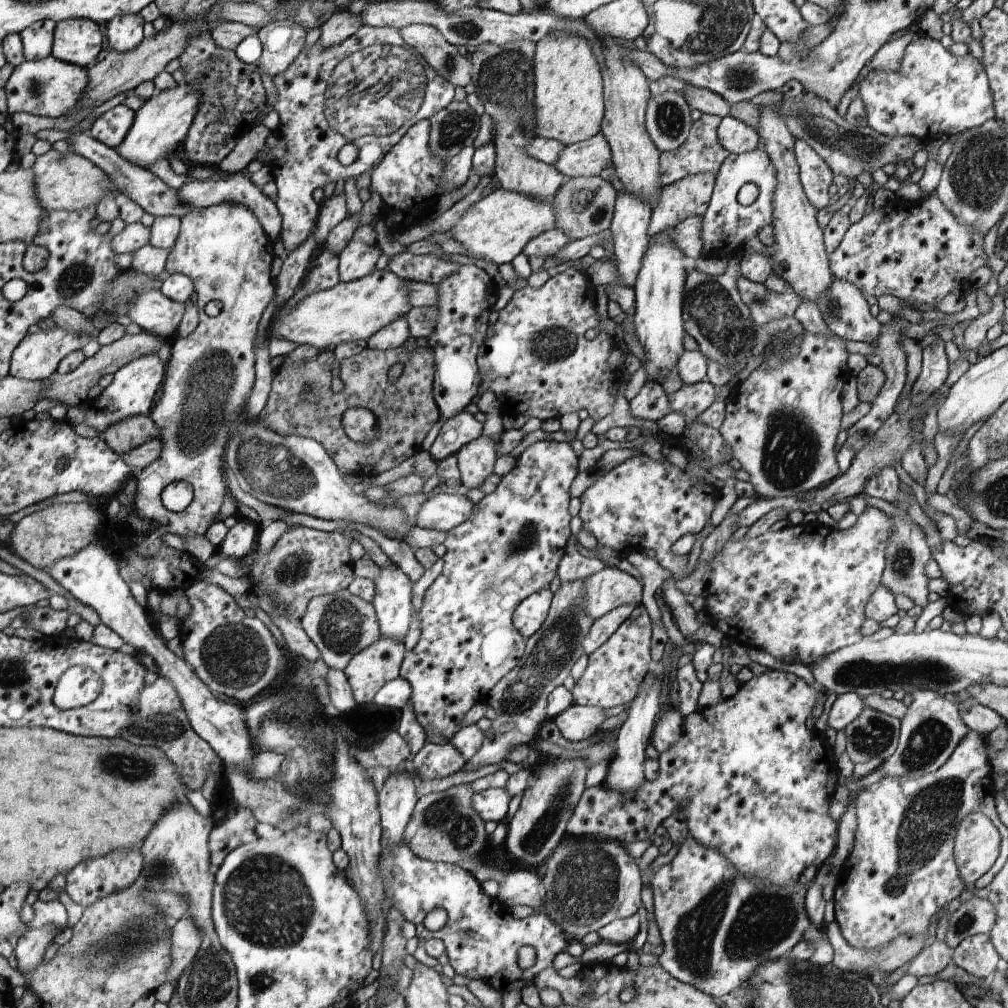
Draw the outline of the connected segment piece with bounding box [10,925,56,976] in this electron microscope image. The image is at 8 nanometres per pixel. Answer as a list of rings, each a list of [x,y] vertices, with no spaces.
[[[44,927],[38,929],[29,928],[29,930],[19,938],[14,952],[17,960],[17,969],[24,976],[29,972],[35,971],[43,964],[44,953],[52,942],[55,930],[49,930]]]

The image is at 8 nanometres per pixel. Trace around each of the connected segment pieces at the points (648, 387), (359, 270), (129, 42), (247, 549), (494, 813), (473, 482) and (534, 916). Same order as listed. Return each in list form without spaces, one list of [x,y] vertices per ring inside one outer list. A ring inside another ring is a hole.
[[[650,379],[644,383],[640,392],[629,402],[629,411],[636,418],[657,422],[671,412],[671,406],[662,385]]]
[[[350,242],[338,256],[338,281],[352,282],[366,277],[376,266],[376,260],[382,254],[380,246],[364,246],[360,242]]]
[[[140,13],[116,15],[106,23],[108,48],[126,52],[137,47],[143,41],[145,22]]]
[[[240,518],[228,531],[224,542],[218,547],[214,558],[242,560],[252,552],[257,545],[262,524]]]
[[[506,787],[489,788],[473,797],[473,807],[477,813],[486,821],[505,822],[507,812],[509,811],[511,796]]]
[[[480,435],[476,440],[470,441],[458,450],[457,465],[461,474],[461,483],[463,491],[473,488],[479,488],[484,480],[493,473],[494,463],[496,462],[498,452],[494,449],[494,440],[484,435]]]
[[[406,843],[383,850],[379,871],[389,897],[401,910],[405,920],[414,924],[417,936],[425,940],[442,940],[449,963],[456,973],[489,982],[497,991],[508,992],[512,988],[520,991],[520,986],[530,986],[534,976],[552,967],[552,960],[560,952],[566,951],[570,943],[566,942],[564,930],[542,910],[514,920],[505,904],[500,904],[494,897],[488,898],[482,892],[480,884],[470,872],[452,863],[423,860]],[[436,909],[446,911],[447,921],[442,929],[431,931],[423,922],[428,913]],[[521,946],[533,946],[537,952],[536,963],[529,969],[518,967],[518,950]]]

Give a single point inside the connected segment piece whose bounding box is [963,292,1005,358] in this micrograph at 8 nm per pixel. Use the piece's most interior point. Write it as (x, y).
(975, 335)

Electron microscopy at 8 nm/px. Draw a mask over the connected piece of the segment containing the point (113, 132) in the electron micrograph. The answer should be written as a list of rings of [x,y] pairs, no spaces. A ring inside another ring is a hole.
[[[117,105],[98,117],[88,133],[94,140],[115,149],[127,137],[134,121],[135,110]]]

